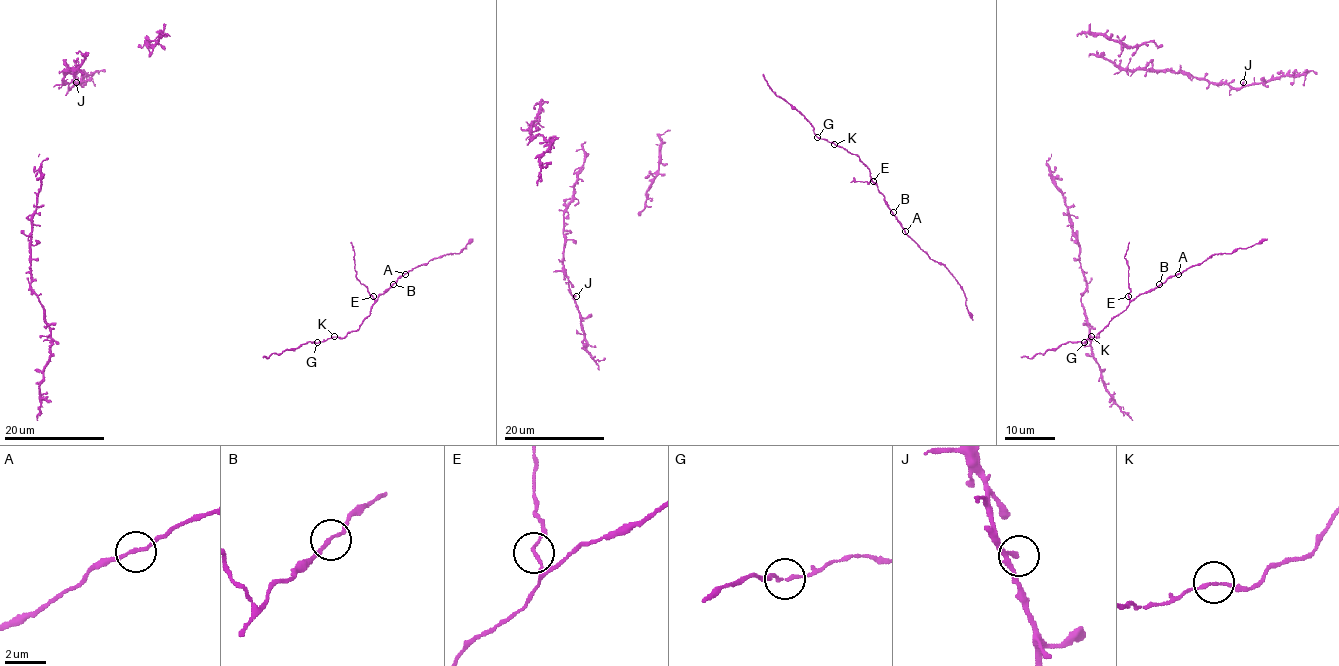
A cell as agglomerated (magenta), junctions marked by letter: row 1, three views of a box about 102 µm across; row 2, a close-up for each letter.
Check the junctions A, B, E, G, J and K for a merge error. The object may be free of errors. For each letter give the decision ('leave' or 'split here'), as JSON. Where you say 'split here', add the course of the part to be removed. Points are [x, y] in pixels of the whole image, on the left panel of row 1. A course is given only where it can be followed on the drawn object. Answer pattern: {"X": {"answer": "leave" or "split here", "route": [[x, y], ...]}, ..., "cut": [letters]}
{"A": {"answer": "leave"}, "B": {"answer": "leave"}, "E": {"answer": "leave"}, "G": {"answer": "leave"}, "J": {"answer": "leave"}, "K": {"answer": "leave"}, "cut": []}

